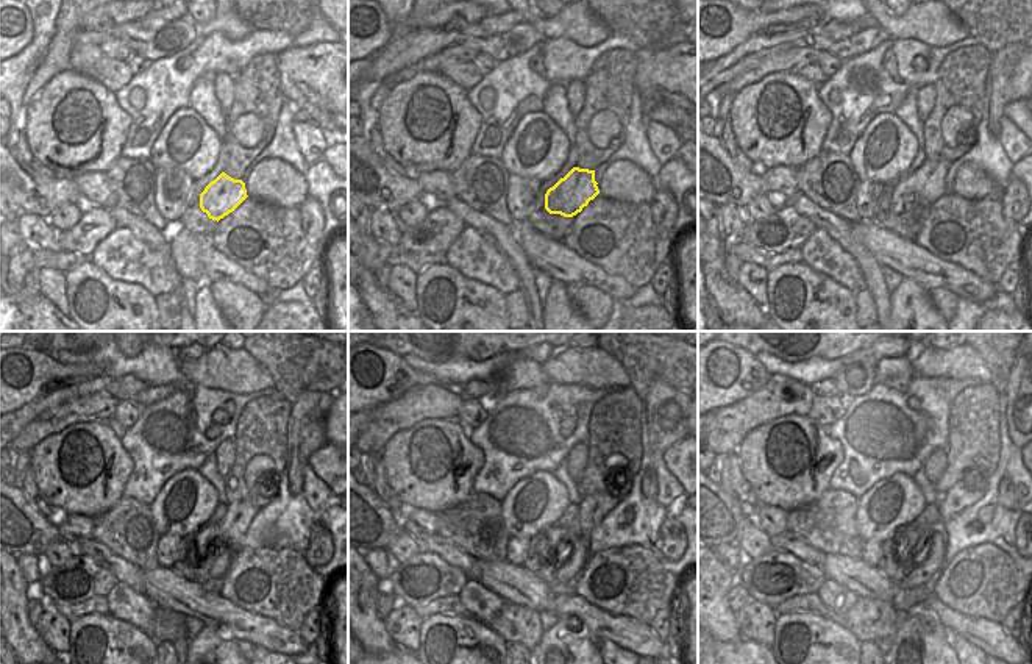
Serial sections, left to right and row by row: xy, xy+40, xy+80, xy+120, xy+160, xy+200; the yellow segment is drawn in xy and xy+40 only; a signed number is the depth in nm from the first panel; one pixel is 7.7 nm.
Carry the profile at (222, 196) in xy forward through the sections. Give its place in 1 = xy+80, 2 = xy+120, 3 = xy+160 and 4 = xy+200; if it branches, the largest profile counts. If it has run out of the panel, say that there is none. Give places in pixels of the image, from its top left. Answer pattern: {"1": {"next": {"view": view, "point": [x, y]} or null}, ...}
{"1": {"next": {"view": "xy+80", "point": [928, 185]}}, "2": {"next": {"view": "xy+120", "point": [231, 527]}}, "3": {"next": {"view": "xy+160", "point": [592, 508]}}, "4": {"next": {"view": "xy+200", "point": [957, 497]}}}

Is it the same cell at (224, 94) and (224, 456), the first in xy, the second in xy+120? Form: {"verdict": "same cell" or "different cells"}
{"verdict": "same cell"}

